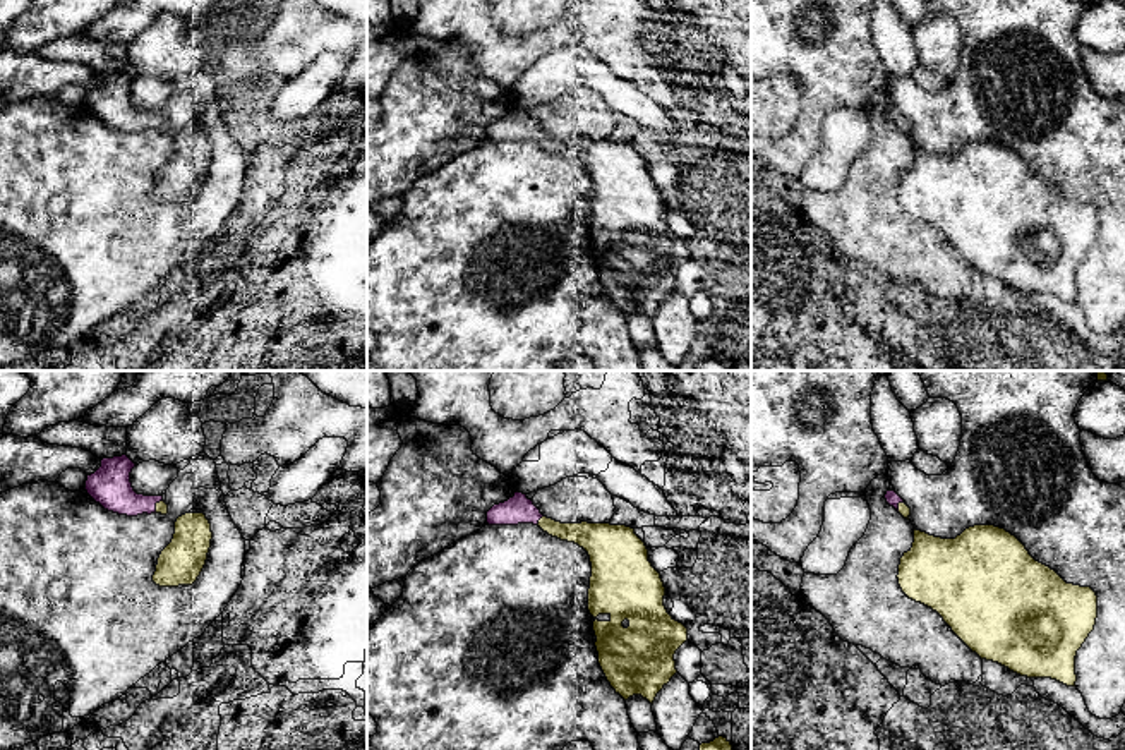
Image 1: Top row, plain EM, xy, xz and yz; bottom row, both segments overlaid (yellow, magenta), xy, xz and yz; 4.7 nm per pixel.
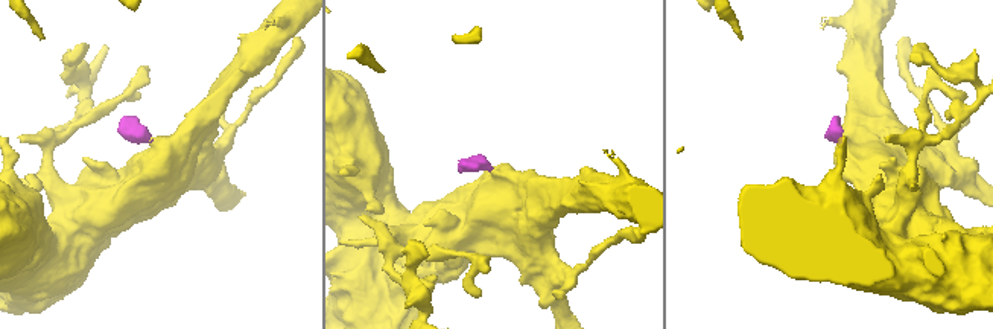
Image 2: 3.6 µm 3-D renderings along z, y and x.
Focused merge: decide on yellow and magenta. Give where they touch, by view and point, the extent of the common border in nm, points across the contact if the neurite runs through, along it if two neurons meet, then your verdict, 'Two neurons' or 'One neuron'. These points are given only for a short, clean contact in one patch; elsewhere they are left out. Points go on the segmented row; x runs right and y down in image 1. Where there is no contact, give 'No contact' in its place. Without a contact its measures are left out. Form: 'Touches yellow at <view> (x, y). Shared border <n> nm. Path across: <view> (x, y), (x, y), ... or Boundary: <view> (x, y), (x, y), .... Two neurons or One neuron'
Touches yellow at xz (539, 520). Shared border 60 nm. Path across: xz (589, 536), (565, 532), (539, 520), (518, 508). One neuron

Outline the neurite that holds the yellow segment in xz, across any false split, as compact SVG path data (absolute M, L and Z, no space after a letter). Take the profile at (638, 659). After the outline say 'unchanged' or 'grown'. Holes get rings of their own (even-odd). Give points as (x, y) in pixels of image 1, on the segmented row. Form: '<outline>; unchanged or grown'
M523 493L487 511L489 525L533 523L561 541L583 547L592 563L588 611L595 618L593 632L599 664L611 686L624 700L641 695L653 704L657 693L677 673L674 654L688 640L688 628L676 621L664 606L665 587L660 573L648 561L645 542L635 529L611 523L561 523L547 518Z; grown

